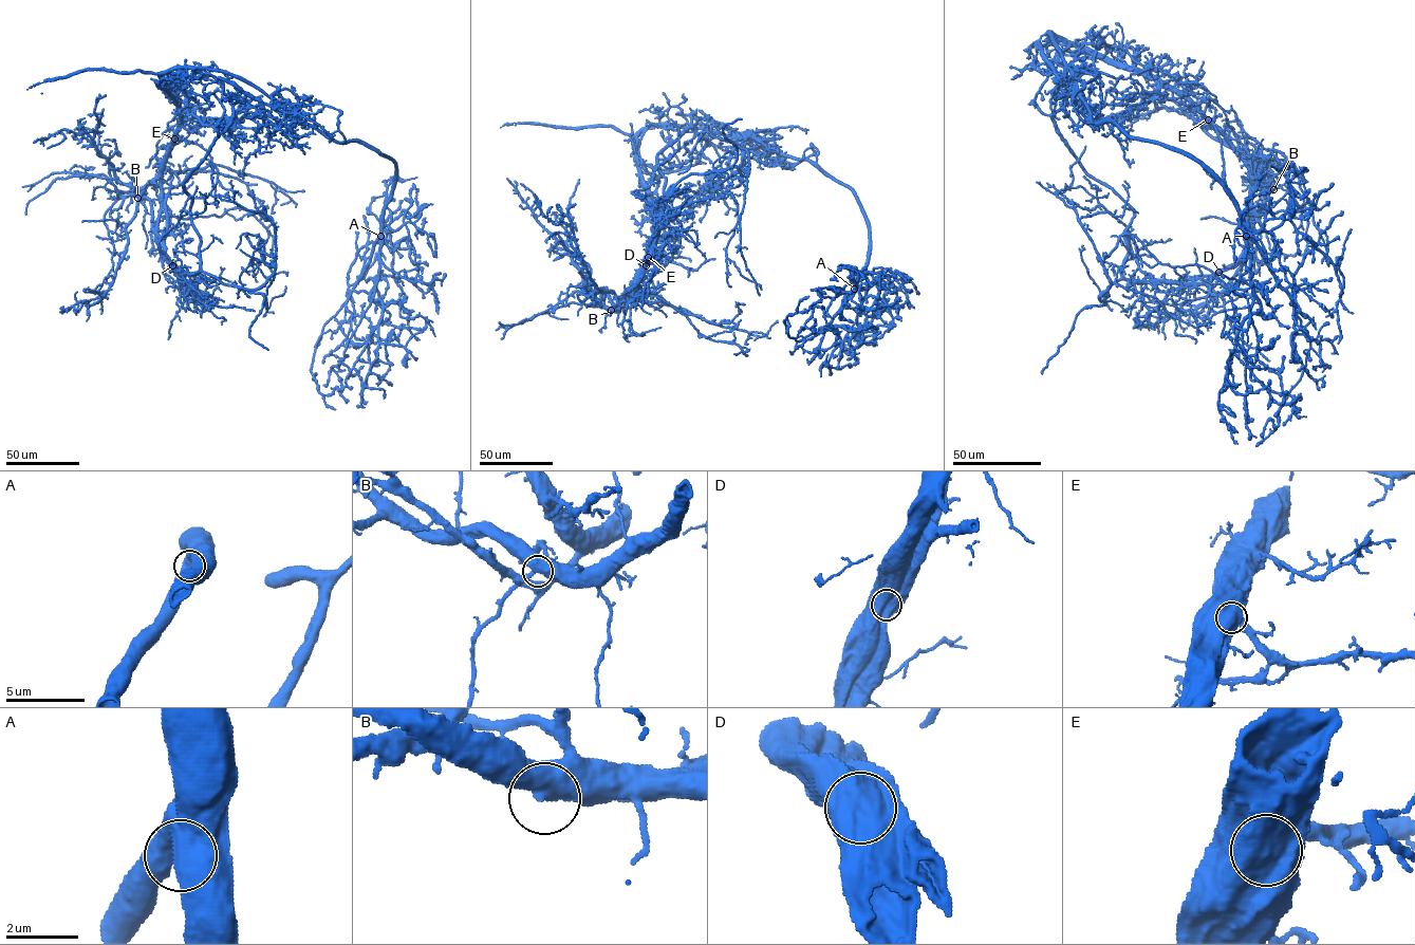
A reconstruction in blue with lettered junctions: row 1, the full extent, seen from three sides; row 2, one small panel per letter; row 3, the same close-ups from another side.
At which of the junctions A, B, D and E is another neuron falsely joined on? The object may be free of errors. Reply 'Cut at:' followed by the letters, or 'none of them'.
Cut at: D

